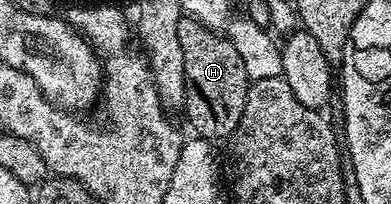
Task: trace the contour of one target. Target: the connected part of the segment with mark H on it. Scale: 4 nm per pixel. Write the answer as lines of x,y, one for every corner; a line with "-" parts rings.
183,17
178,25
178,40
185,59
184,99
187,119
196,136
211,141
214,135
223,135
234,127
242,110
243,97
247,94
244,80
247,78
241,56
226,34
209,28
190,17

